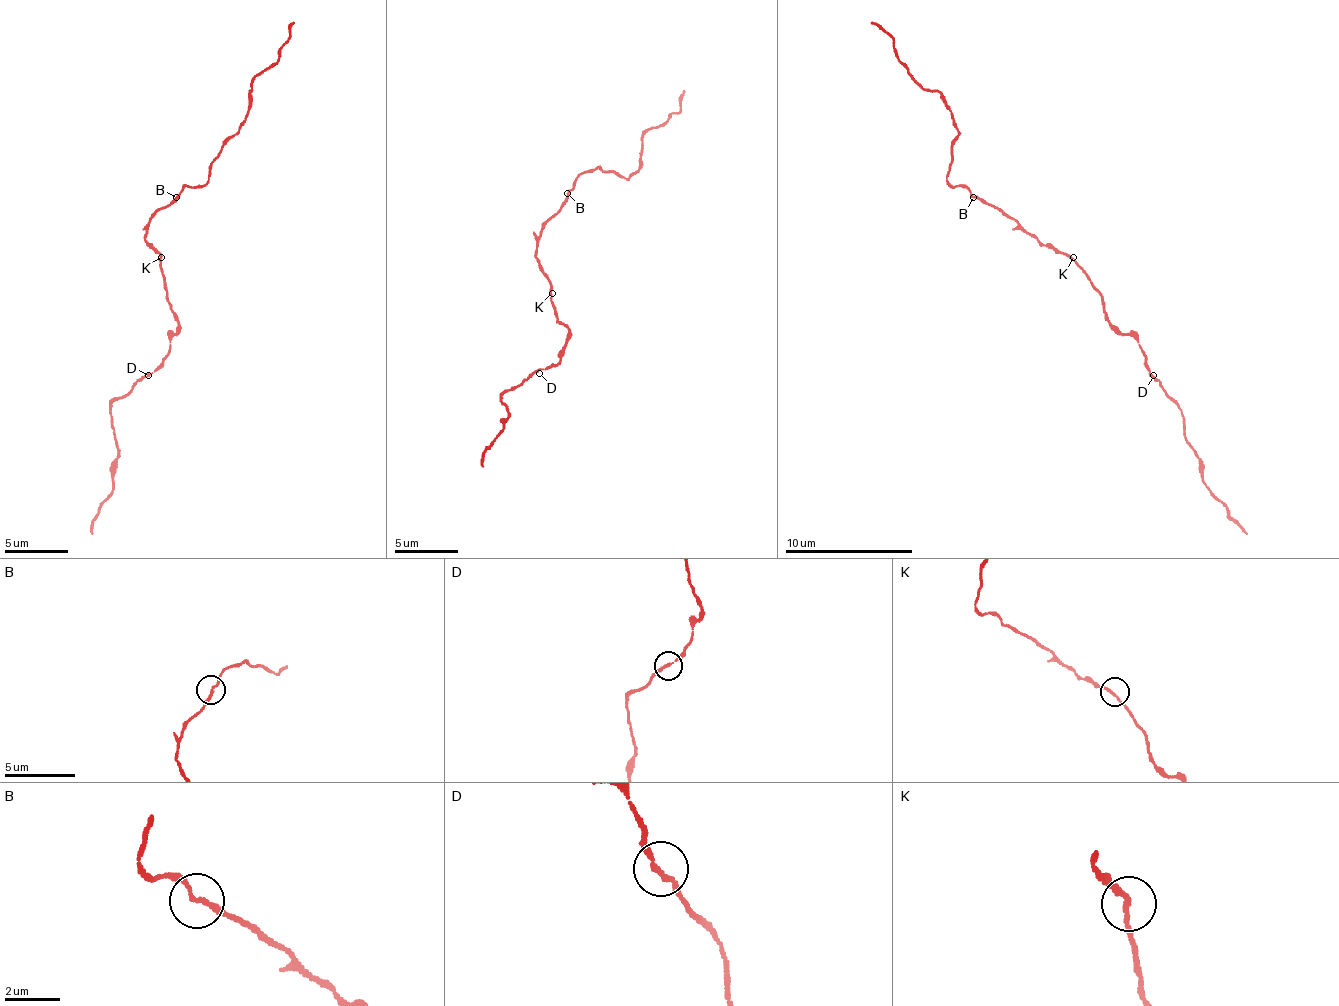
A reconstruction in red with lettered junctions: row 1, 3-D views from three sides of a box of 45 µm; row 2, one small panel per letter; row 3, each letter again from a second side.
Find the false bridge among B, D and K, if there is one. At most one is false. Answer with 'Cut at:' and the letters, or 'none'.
Cut at: none

